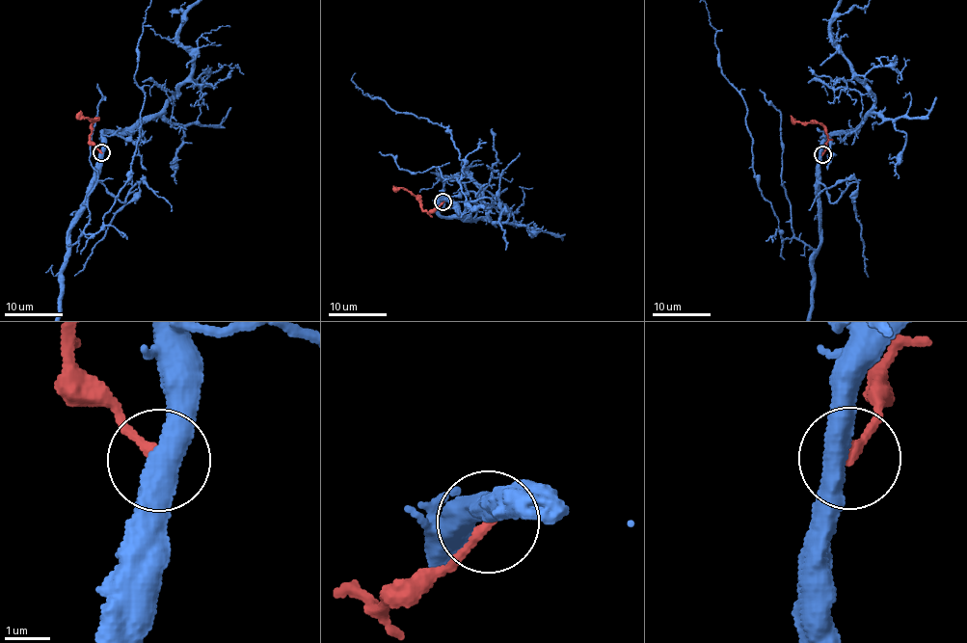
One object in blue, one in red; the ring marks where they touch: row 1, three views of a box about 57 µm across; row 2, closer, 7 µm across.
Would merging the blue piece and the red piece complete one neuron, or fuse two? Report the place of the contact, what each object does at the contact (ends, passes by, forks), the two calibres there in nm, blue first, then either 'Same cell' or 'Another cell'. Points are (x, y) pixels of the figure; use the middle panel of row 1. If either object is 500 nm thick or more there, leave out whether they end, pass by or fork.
Place: (443, 201). Thickness 500 nm (blue) against 200 nm. Another cell

